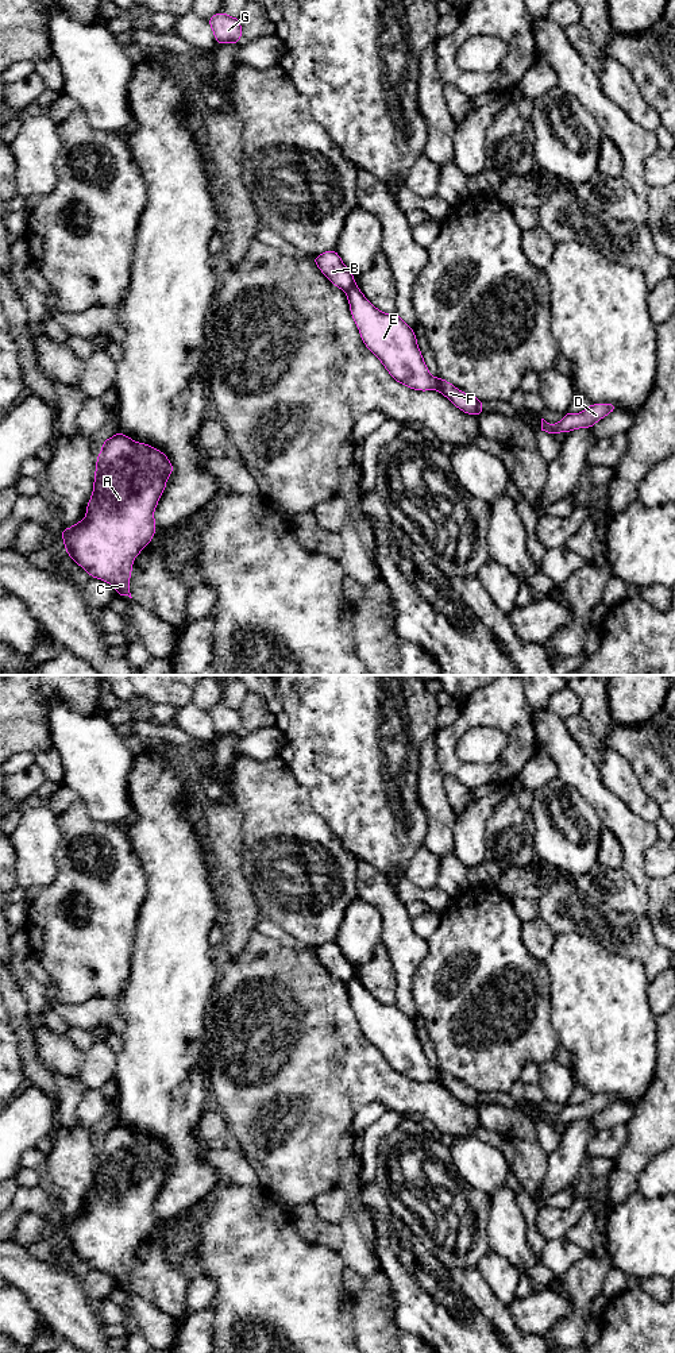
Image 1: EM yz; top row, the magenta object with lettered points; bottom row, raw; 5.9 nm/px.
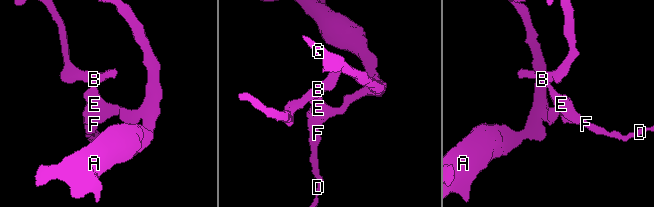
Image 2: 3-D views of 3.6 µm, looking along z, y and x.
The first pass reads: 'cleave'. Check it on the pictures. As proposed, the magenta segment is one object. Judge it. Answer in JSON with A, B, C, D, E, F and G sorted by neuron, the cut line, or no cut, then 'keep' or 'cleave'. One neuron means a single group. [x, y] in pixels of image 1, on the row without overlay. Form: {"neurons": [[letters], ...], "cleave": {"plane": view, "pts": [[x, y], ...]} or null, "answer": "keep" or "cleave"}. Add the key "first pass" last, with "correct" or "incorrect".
{"neurons": [["A", "C", "D", "E", "F", "G"], ["B"]], "cleave": {"plane": "yz", "pts": [[354, 975], [346, 983]]}, "answer": "cleave", "first pass": "correct"}

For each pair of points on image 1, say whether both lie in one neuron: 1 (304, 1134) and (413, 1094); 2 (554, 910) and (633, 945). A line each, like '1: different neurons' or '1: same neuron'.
1: same neuron
2: same neuron

